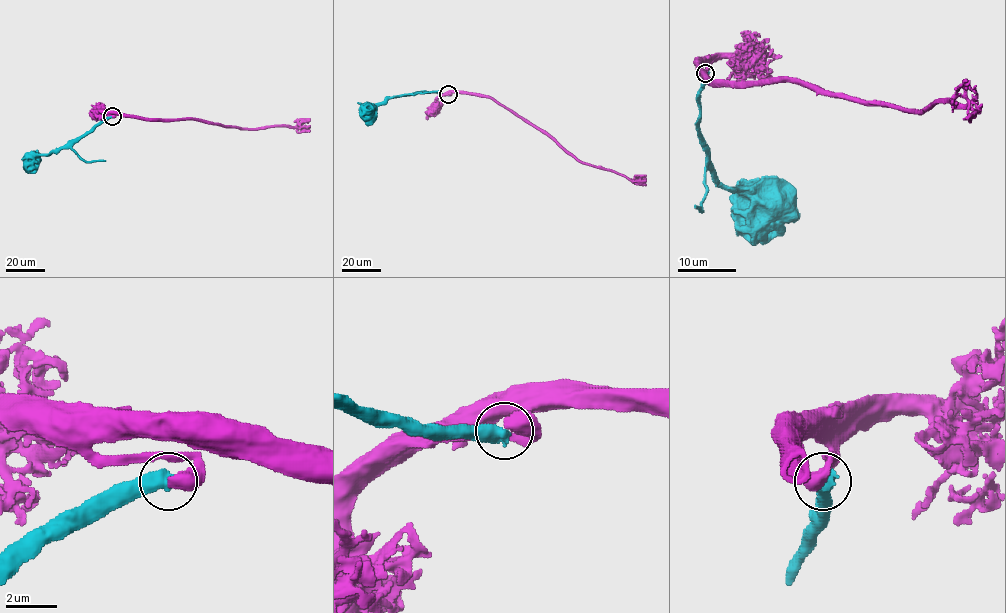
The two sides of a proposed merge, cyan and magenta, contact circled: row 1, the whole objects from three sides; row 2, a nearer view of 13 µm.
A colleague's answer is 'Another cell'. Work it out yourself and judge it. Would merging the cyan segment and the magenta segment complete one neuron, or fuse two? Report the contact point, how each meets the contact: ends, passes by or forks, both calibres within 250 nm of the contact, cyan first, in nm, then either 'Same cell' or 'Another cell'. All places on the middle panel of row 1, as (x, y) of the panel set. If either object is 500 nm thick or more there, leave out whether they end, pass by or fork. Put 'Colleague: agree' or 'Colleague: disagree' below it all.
Place: (448, 94). Thickness 550 nm (cyan) against 550 nm. Another cell
Colleague: agree

